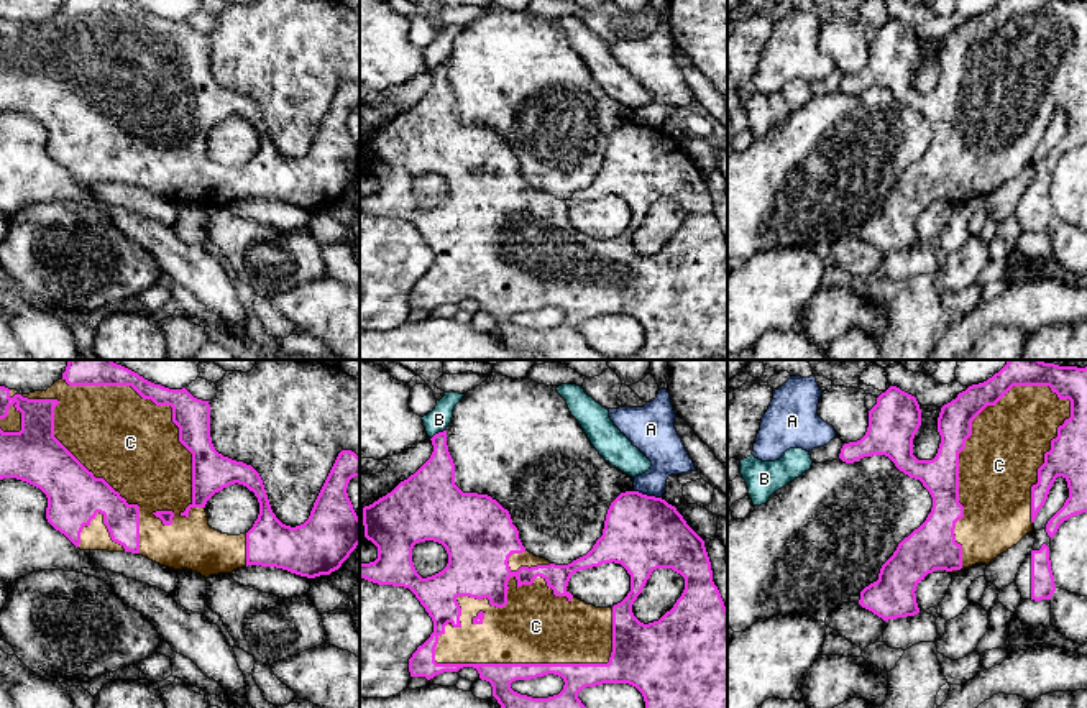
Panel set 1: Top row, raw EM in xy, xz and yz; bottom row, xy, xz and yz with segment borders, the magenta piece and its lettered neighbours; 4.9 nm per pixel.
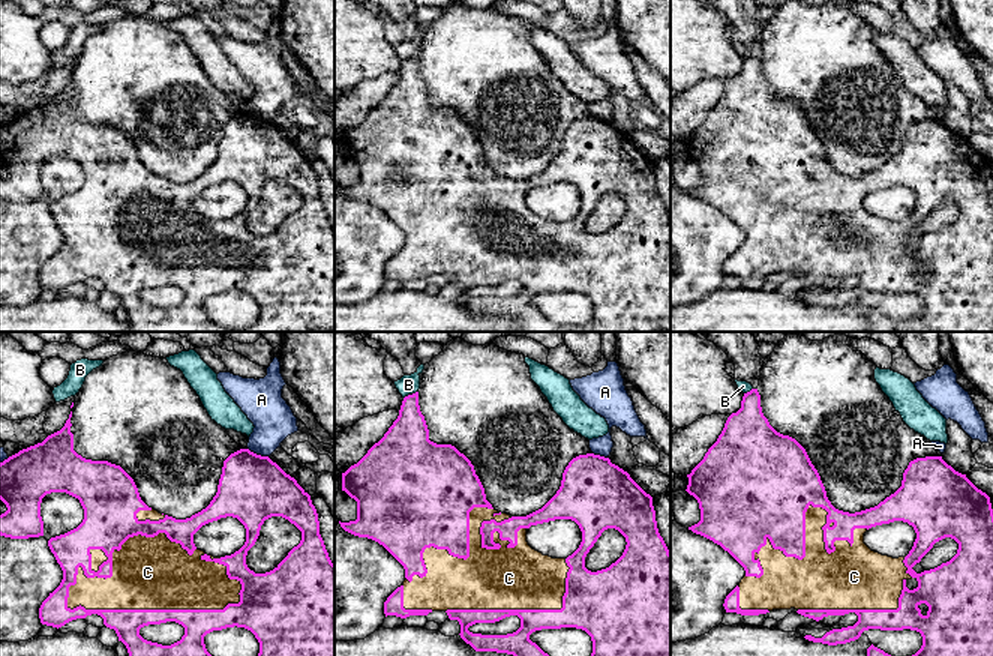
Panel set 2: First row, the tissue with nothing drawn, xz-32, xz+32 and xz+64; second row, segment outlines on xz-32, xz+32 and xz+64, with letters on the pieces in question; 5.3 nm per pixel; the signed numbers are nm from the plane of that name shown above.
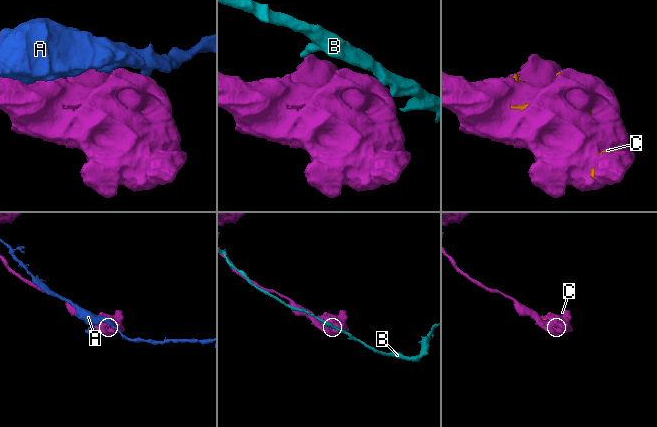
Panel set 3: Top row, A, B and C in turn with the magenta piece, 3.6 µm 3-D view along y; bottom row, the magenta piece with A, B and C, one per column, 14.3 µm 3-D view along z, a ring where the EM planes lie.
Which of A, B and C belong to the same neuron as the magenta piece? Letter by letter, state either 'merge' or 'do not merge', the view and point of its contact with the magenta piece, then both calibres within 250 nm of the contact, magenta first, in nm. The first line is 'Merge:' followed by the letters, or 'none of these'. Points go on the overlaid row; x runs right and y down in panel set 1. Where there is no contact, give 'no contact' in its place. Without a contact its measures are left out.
Merge: C
A: do not merge; contact xz (646, 495); calibres 380 and 190 nm
B: do not merge; contact xz (439, 432); calibres 200 and 110 nm
C: merge; contact xz (526, 664); calibres 130 and 360 nm

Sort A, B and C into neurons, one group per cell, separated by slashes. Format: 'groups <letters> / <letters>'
groups A / B / C

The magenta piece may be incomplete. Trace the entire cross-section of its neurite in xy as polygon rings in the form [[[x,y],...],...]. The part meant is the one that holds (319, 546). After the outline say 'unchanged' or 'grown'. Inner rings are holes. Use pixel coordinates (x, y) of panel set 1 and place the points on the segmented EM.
[[[69,360],[62,378],[46,391],[20,394],[0,386],[0,480],[16,478],[39,488],[48,498],[48,522],[80,550],[131,552],[205,578],[248,565],[276,567],[307,578],[330,575],[360,544],[360,517],[346,493],[355,476],[360,476],[360,457],[342,450],[309,519],[291,527],[273,513],[259,473],[251,465],[215,450],[210,437],[210,404],[194,398],[186,388],[154,384],[112,360]],[[235,483],[255,493],[259,514],[248,532],[228,536],[209,526],[205,504],[215,493]]]; grown

